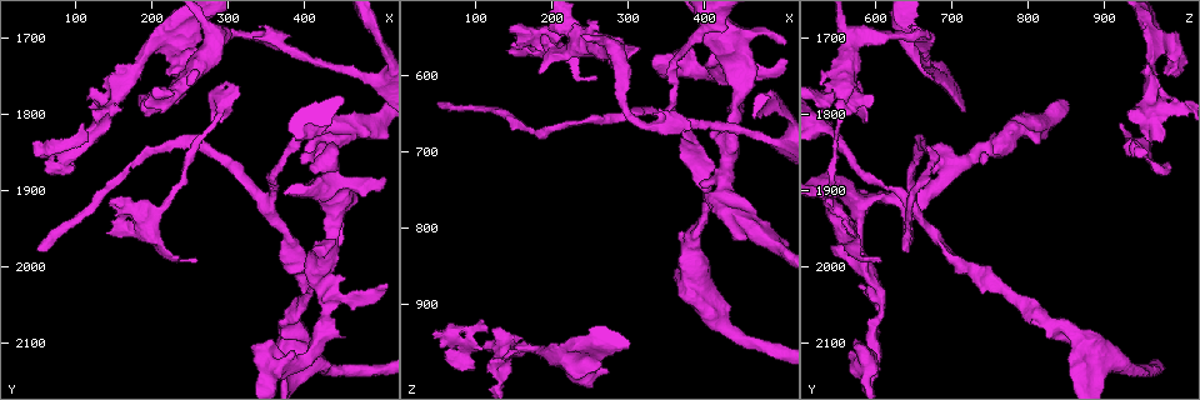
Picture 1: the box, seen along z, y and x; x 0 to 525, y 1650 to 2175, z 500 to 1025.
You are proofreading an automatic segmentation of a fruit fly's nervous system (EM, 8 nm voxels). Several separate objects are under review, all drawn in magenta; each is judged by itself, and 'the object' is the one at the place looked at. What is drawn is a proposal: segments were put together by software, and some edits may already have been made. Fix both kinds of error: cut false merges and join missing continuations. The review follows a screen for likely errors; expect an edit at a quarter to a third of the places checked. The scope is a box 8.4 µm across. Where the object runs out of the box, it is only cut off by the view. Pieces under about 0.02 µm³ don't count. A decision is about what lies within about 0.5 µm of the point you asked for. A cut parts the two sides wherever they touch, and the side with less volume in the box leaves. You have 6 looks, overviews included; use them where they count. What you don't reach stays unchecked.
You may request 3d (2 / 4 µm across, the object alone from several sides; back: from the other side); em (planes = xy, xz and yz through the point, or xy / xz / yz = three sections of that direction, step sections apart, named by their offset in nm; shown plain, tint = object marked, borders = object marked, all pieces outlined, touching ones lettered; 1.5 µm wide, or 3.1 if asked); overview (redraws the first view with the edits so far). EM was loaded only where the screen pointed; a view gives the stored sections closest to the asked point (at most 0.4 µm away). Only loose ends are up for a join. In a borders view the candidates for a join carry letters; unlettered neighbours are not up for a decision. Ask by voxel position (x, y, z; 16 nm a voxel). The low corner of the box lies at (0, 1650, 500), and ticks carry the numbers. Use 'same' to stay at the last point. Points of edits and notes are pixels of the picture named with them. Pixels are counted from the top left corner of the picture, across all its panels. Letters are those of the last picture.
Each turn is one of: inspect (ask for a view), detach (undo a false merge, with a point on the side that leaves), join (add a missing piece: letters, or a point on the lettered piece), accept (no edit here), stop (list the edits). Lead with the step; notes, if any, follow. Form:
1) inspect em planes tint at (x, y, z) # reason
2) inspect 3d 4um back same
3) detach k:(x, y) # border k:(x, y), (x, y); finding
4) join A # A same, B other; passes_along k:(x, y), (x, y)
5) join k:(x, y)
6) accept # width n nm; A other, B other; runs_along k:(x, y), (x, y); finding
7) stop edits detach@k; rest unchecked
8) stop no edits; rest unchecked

inspect em xz step 8 borders at (145, 1920, 535) # an open end

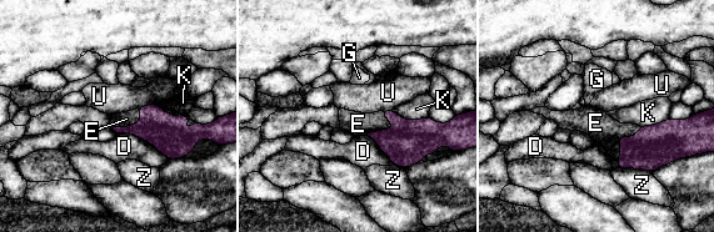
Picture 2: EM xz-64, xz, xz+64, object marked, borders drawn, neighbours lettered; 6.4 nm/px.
inspect em planes borders same # another direction

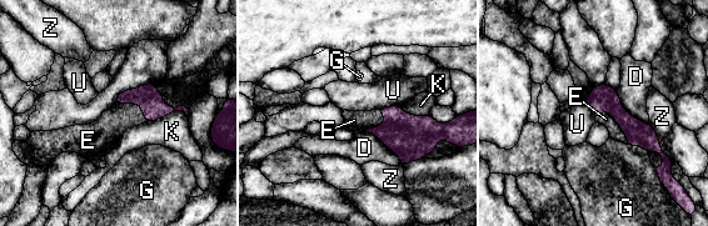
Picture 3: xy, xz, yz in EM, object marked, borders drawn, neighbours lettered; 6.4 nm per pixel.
join E # longest_contact D 300 nm; D other, E same, G other, K other, U other, Z other; the cell continues

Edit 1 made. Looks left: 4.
inspect overview # see it whole again

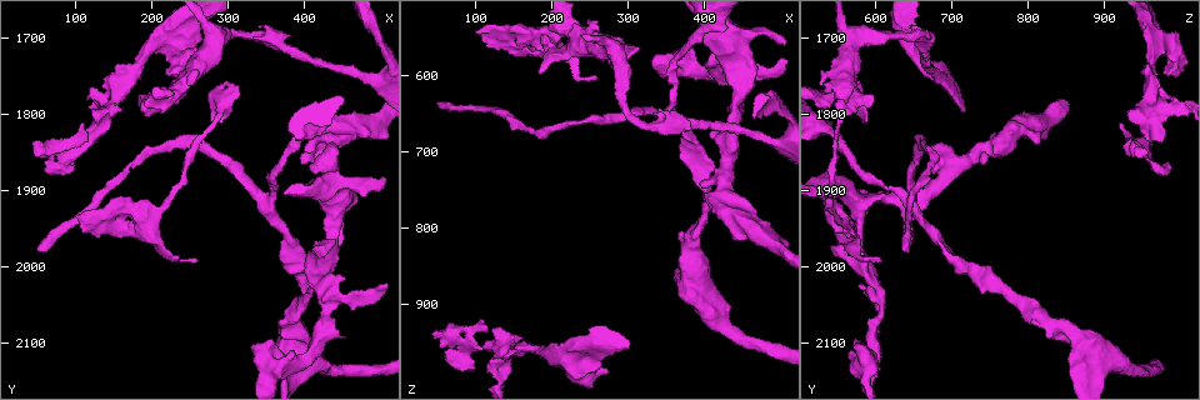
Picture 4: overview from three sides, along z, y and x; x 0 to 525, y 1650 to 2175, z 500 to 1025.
inspect em planes borders at (245, 1750, 560) # looks like a crossing

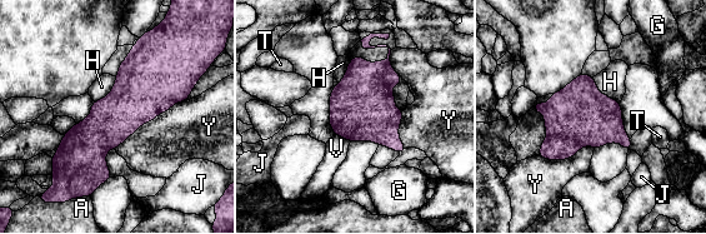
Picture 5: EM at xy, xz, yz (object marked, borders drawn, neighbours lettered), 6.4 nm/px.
accept # width 320 nm; A other, G other, H other, J other, T other, V other, Y other; border 5:(592, 76), (596, 88), (619, 103); continuous, no second cell

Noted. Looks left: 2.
inspect 3d 4um at (450, 2090, 600) # branch stops here

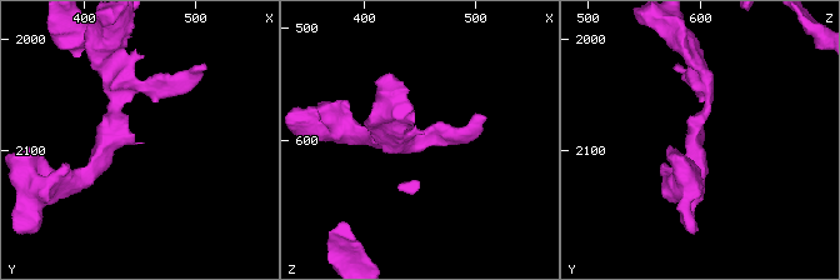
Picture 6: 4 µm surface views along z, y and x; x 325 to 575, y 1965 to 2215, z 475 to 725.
inspect em xy step 8 borders at (450, 2092, 602)

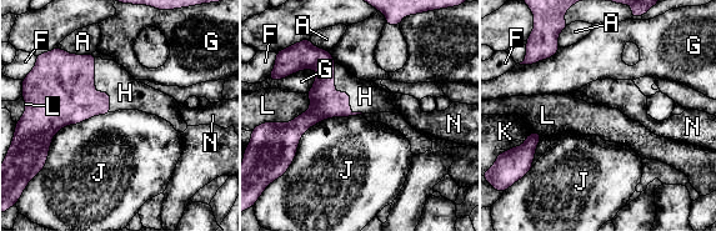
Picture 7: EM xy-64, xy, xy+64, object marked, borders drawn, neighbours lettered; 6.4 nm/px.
join H # A other, F other, G other, H same, J other, K other, L other, N other; passes_along 7:(325, 103), (344, 93), (365, 96); it goes on there

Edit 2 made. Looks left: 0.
stop edits join@3, join@7; rest unchecked

